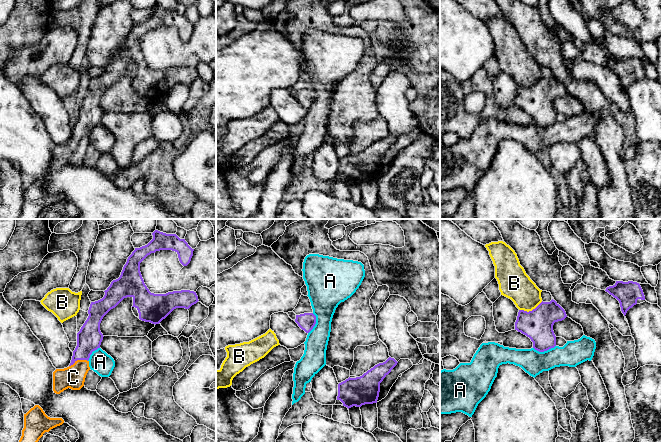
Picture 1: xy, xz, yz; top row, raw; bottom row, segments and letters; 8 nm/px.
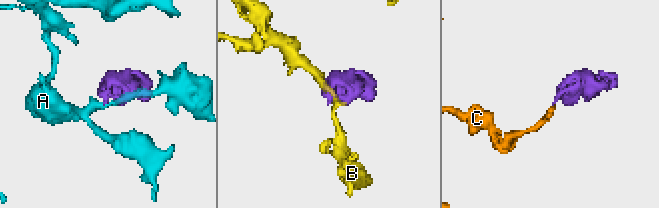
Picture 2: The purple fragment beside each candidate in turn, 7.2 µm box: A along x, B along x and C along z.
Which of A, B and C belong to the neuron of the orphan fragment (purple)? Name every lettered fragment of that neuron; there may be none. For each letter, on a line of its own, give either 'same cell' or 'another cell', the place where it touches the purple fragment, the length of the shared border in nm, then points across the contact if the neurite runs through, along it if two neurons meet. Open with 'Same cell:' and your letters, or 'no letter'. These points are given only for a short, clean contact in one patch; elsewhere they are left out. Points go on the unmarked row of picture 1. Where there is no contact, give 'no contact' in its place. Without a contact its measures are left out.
Same cell: C
A: another cell | yz (544, 126) | 190 nm | along yz (555, 121), (543, 127), (537, 127), (533, 124)
B: another cell | yz (530, 87) | 200 nm | along yz (542, 77), (531, 86), (519, 86)
C: same cell | xy (78, 135) | 160 nm | across xy (89, 114), (78, 135), (78, 145), (73, 153)

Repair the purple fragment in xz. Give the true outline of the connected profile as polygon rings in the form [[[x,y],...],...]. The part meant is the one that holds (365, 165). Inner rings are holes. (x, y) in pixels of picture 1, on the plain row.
[[[389,133],[385,138],[375,141],[360,153],[348,154],[338,160],[337,176],[348,185],[365,180],[377,179],[380,159],[397,141],[394,134]]]

